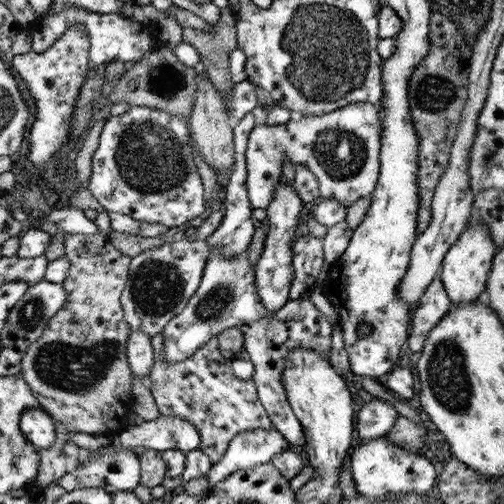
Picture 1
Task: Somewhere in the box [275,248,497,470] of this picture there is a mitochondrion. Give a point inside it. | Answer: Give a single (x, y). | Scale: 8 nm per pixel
(448, 377)

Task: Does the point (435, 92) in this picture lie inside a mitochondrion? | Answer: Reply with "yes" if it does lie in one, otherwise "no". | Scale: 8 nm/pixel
yes

